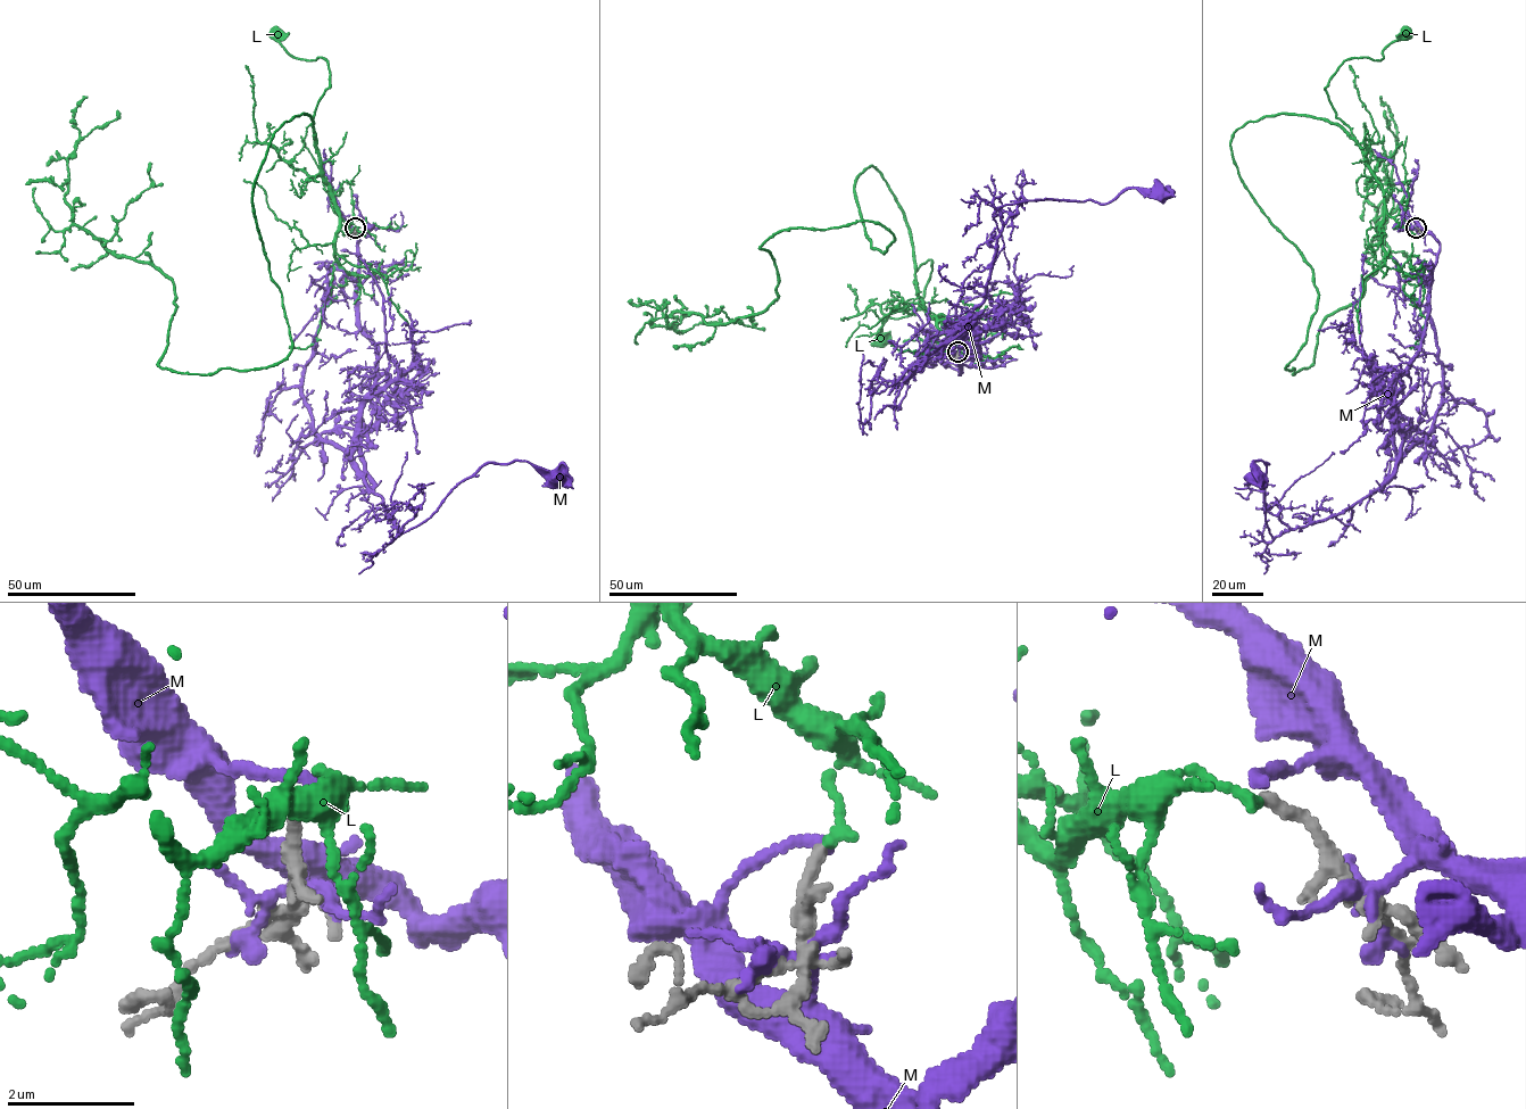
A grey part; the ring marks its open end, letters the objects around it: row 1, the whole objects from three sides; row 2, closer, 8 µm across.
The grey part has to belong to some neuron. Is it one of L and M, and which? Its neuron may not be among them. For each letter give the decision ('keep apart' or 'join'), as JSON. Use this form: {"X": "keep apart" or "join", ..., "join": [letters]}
{"L": "keep apart", "M": "keep apart", "join": []}

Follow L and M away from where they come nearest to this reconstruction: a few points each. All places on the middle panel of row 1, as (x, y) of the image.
L: (958, 352), (914, 283), (914, 273), (931, 259), (920, 306), (911, 315), (888, 317), (879, 341)
M: (958, 352), (960, 374), (978, 332), (954, 331), (984, 300), (998, 208), (1161, 191)

